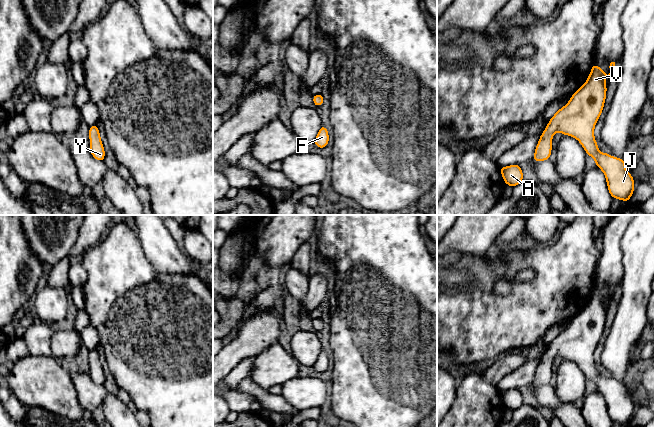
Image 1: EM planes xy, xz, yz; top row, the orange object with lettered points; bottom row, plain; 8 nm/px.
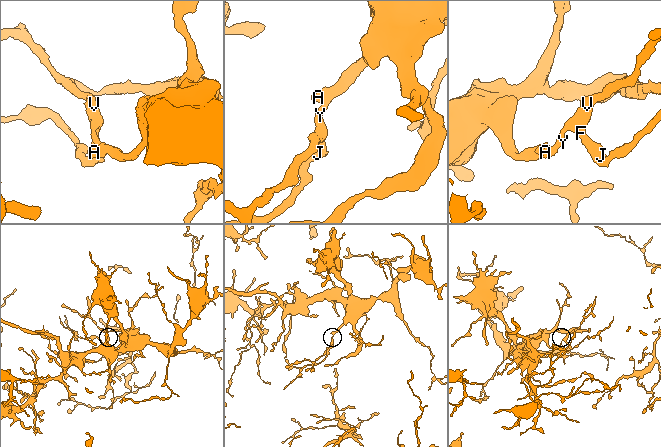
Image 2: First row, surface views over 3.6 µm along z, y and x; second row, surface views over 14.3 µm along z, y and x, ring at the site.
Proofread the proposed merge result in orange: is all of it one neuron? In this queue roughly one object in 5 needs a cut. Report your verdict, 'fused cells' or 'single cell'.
single cell

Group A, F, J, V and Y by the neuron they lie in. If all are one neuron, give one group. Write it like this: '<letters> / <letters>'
A F J V Y

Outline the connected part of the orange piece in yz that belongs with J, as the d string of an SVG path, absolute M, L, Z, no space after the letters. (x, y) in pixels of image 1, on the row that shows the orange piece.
M611 62L610 73L607 75L597 64L592 66L587 81L548 122L539 138L533 159L541 162L550 158L552 136L556 132L574 137L587 155L595 159L595 165L603 171L612 198L629 202L634 192L634 179L626 170L625 160L599 152L594 138L594 127L606 99L606 77L613 73L614 67L615 62Z

